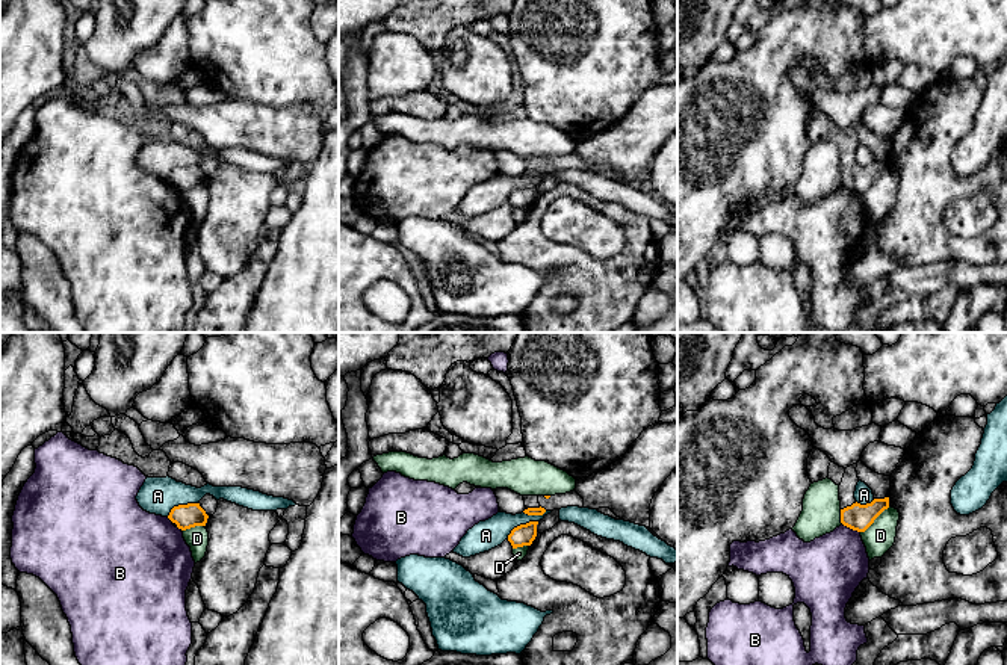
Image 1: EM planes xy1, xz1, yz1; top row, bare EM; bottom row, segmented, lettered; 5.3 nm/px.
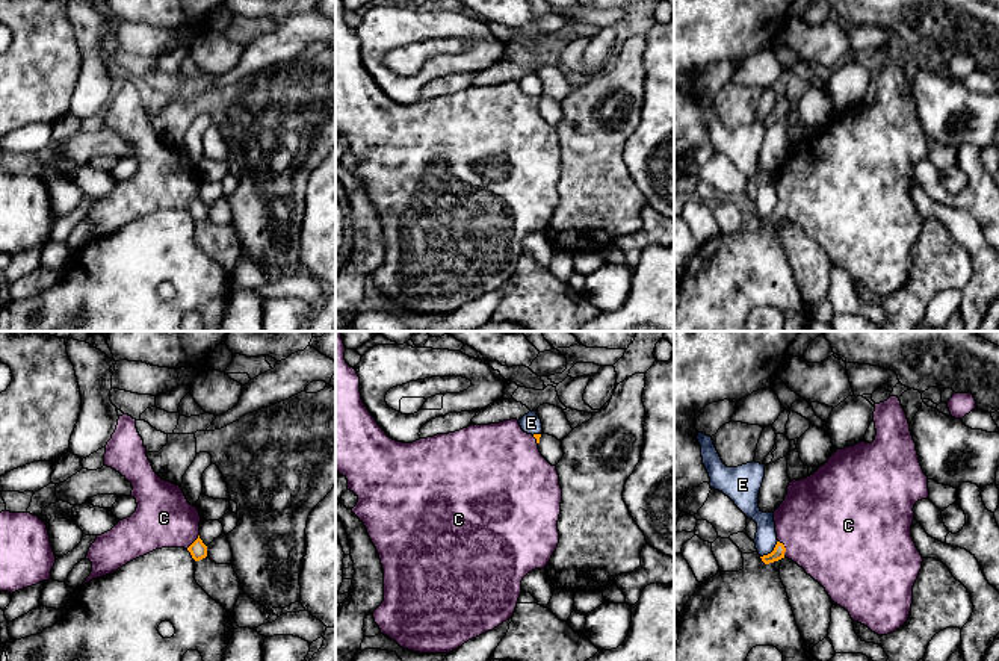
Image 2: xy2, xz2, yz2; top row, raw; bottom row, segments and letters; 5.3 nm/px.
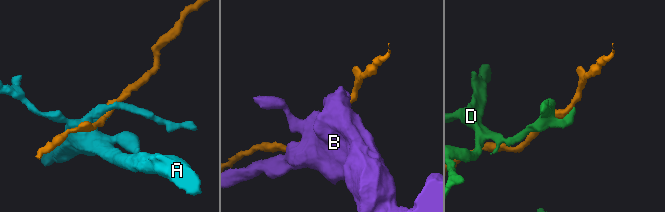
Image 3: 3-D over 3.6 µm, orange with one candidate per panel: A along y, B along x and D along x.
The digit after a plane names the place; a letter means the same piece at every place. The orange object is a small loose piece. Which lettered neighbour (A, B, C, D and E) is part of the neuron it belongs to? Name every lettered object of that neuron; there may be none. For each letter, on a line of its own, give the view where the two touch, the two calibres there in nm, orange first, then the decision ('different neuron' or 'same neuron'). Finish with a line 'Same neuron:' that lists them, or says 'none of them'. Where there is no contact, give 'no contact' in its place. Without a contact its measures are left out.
A: meets orange in xy1; 130 nm thick on the orange side, 190 nm on the other; different neuron
B: meets orange in yz1; 140 nm thick on the orange side, 360 nm on the other; different neuron
C: meets orange in yz2; 70 nm thick on the orange side, 500 nm on the other; same neuron
D: meets orange in yz1; 140 nm thick on the orange side, 160 nm on the other; different neuron
E: meets orange in yz2; 70 nm thick on the orange side, 120 nm on the other; different neuron
Same neuron: C

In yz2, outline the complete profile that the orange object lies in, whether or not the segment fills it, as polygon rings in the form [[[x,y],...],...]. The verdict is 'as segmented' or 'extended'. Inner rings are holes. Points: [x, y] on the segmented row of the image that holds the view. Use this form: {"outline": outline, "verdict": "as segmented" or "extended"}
{"outline": [[[890,396],[887,401],[875,404],[874,422],[875,422],[877,436],[872,443],[860,442],[854,446],[837,449],[828,458],[828,461],[824,466],[821,466],[813,475],[800,481],[793,479],[789,483],[784,501],[774,511],[775,532],[778,542],[771,554],[763,555],[760,558],[765,564],[778,561],[784,557],[792,560],[800,567],[803,567],[807,575],[810,575],[815,581],[818,581],[825,588],[831,600],[845,608],[854,622],[868,626],[872,632],[878,635],[887,635],[899,629],[910,617],[911,604],[913,604],[913,585],[919,576],[923,561],[911,537],[911,525],[914,520],[913,508],[917,501],[928,499],[929,490],[928,490],[928,476],[923,473],[922,466],[919,463],[916,443],[913,440],[910,424],[901,405],[899,398]]], "verdict": "extended"}

